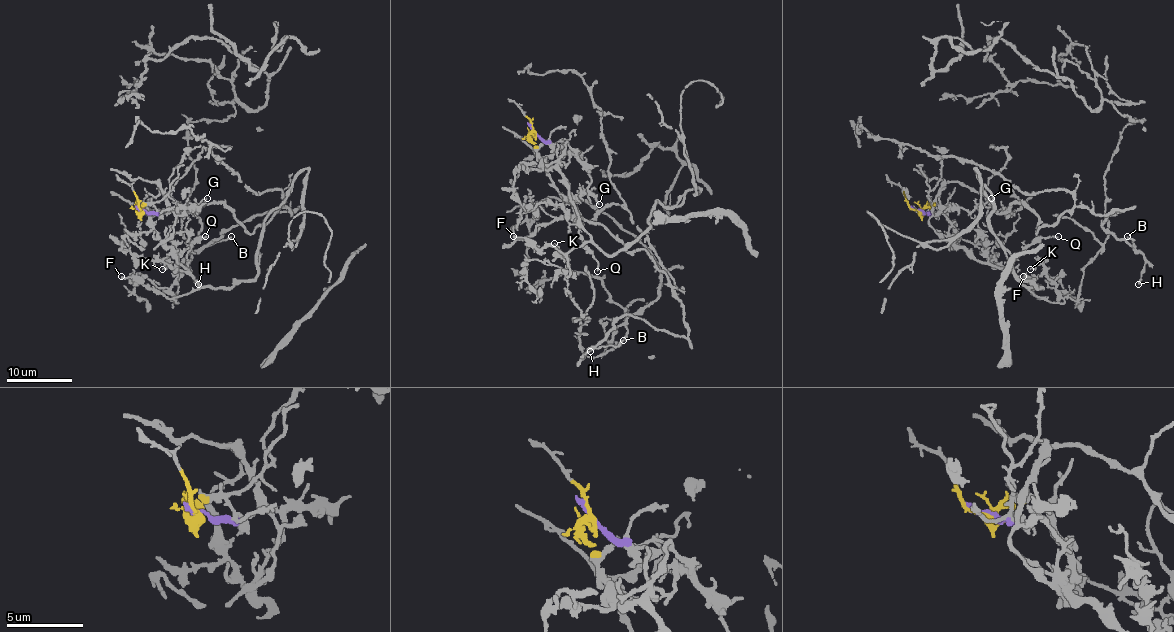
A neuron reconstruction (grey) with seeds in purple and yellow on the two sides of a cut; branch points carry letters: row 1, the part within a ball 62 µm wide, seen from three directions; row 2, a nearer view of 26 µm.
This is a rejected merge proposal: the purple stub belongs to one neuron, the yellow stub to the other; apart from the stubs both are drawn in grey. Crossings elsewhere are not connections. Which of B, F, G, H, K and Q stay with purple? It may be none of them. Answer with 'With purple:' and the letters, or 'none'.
With purple: B, H

